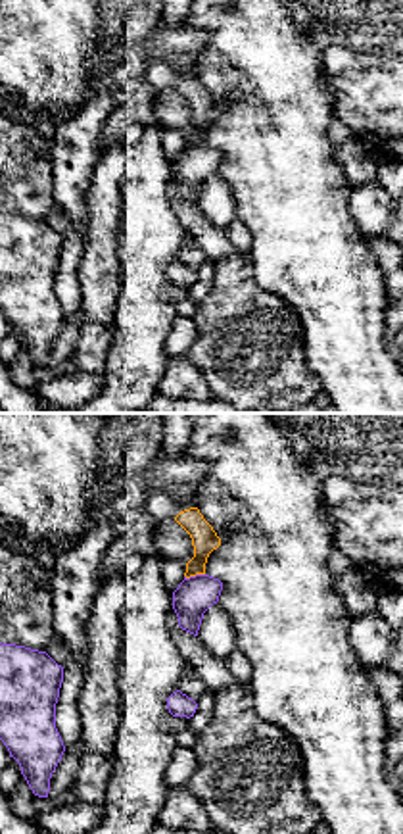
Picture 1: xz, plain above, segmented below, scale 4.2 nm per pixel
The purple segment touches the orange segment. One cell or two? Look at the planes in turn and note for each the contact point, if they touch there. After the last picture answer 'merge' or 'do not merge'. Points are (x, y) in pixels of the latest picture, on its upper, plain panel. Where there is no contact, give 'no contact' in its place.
contact (196, 145)

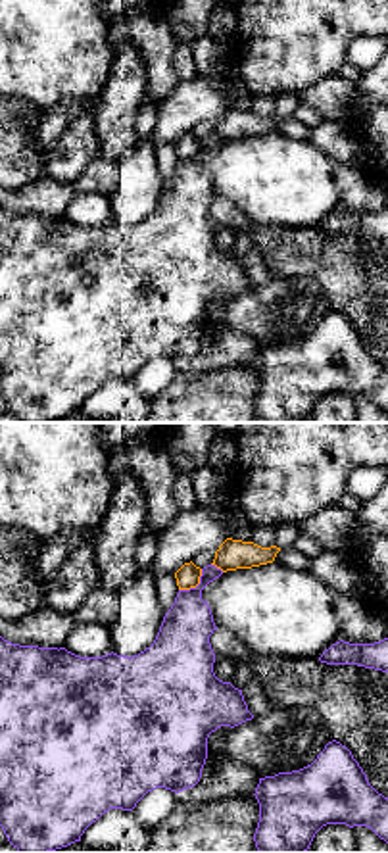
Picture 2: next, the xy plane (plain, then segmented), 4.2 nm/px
contact (196, 156)

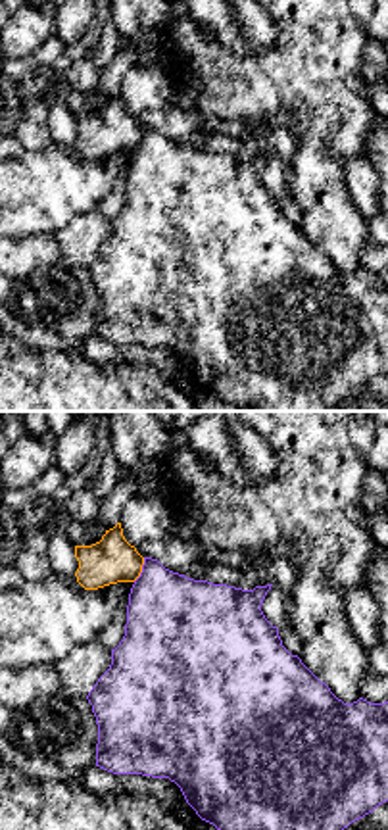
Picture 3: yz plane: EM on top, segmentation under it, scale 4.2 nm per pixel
contact (143, 139)

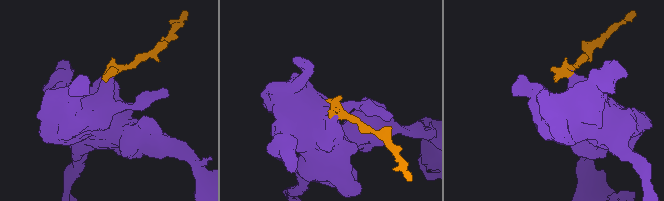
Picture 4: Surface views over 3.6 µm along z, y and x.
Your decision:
do not merge

